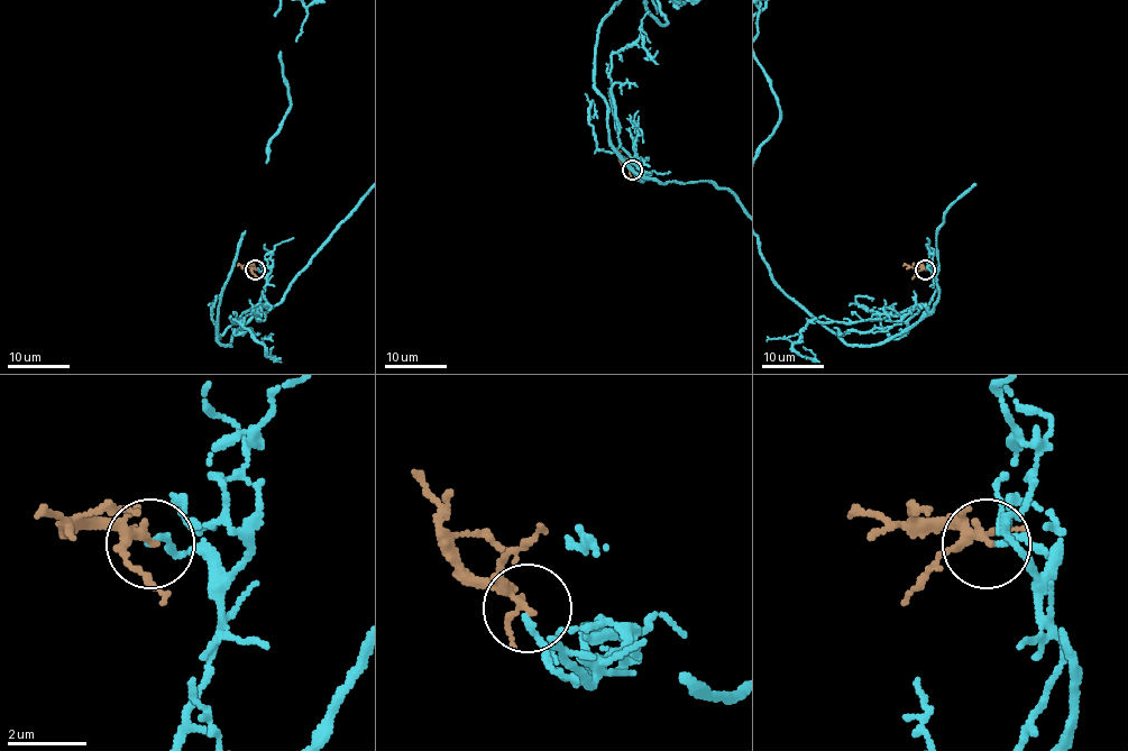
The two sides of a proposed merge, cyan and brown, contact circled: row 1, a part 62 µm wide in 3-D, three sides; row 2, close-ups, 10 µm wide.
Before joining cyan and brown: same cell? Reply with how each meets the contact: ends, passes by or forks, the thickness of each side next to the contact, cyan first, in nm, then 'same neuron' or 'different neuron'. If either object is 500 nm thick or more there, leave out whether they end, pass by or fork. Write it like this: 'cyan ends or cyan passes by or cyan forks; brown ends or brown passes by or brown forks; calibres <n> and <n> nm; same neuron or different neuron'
cyan ends; brown forks; calibres 150 and 170 nm; different neuron

